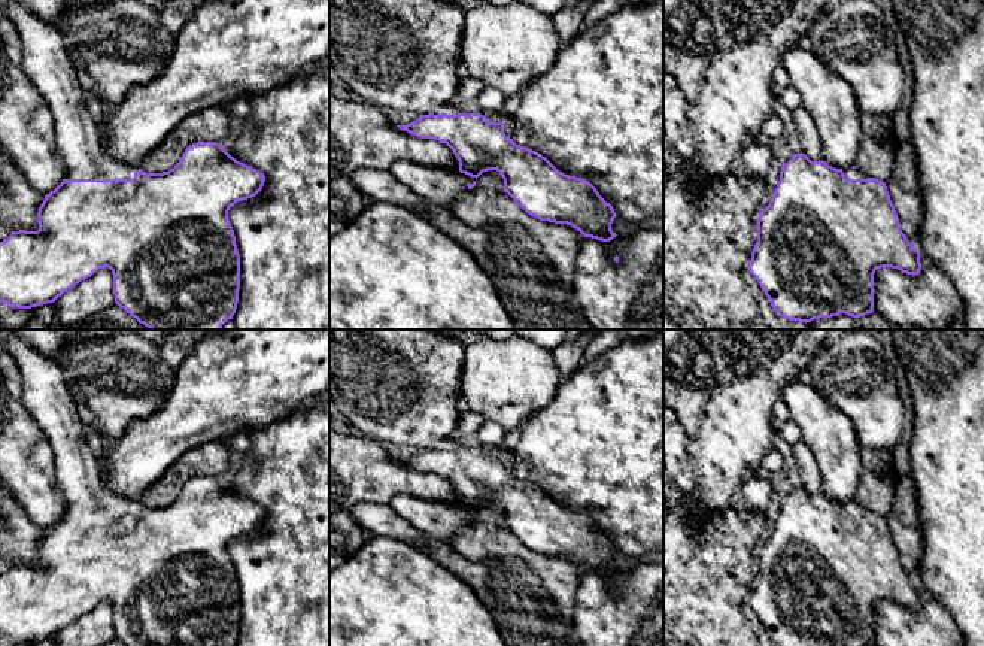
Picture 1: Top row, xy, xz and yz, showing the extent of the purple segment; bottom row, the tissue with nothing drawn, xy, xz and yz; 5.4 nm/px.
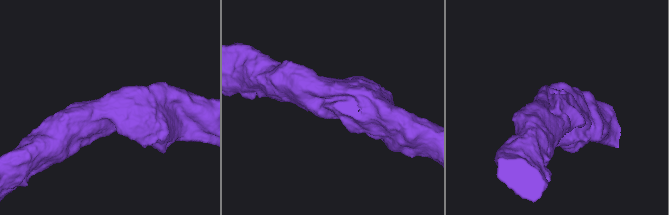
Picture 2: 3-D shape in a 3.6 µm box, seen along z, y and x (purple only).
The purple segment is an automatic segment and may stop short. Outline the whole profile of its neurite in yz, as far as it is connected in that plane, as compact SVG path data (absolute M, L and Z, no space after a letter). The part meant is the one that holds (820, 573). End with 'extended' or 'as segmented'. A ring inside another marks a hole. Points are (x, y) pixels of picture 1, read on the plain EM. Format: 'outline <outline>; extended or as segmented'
outline M793 488L781 501L769 539L757 554L757 576L748 604L775 646L874 646L874 607L892 601L906 609L921 604L920 586L901 564L886 516L868 510L856 500L835 503L826 495L811 495Z; extended

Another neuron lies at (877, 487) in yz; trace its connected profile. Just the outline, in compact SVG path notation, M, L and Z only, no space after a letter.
M860 448L862 470L856 501L871 512L887 516L896 494L898 476L889 451Z

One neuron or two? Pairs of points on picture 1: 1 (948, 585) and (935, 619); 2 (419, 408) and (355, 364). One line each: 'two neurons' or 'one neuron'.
1: two neurons
2: one neuron

